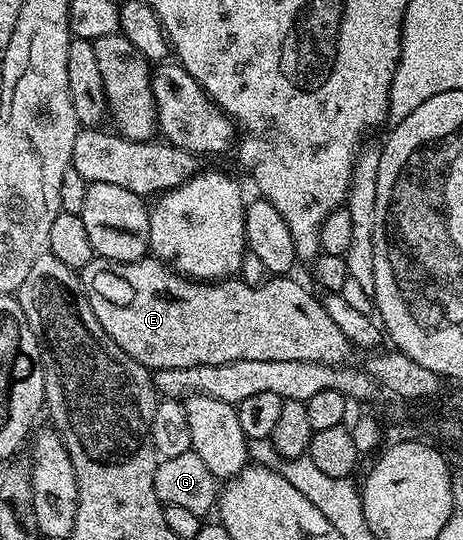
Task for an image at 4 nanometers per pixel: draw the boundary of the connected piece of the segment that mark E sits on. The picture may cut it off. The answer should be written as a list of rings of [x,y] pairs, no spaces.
[[[95,257],[88,266],[82,268],[80,278],[84,293],[88,297],[88,305],[92,305],[92,313],[96,313],[96,321],[100,321],[104,333],[108,333],[108,337],[112,337],[112,341],[116,341],[116,345],[120,345],[120,349],[124,349],[124,353],[128,353],[128,357],[132,357],[140,365],[149,367],[151,372],[164,369],[188,369],[198,365],[228,365],[232,361],[316,361],[337,367],[345,364],[349,360],[346,358],[352,354],[352,348],[346,342],[344,333],[340,333],[340,325],[336,325],[336,321],[332,321],[332,317],[328,317],[323,300],[317,299],[312,292],[301,287],[296,280],[290,279],[294,277],[270,277],[267,283],[262,283],[259,287],[249,287],[248,284],[241,283],[241,278],[238,277],[217,281],[195,281],[187,276],[179,275],[173,267],[153,257],[127,263],[117,263],[111,259]]]

